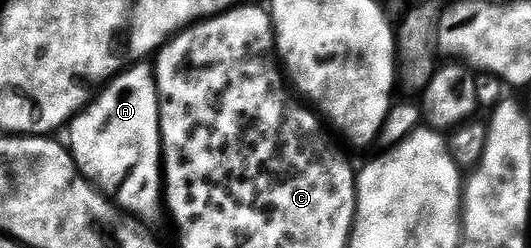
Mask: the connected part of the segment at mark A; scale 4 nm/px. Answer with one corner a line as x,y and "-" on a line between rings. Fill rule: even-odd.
131,64
120,70
113,78
102,87
103,90
92,102
88,101
70,121
67,132
69,140
67,144
78,170
86,176
87,181
100,188
103,182
120,182
115,193
118,205
128,213
147,211
155,202
158,194
161,194
162,169
156,170
147,178
147,162
155,162
162,165
162,142
159,128
159,93
155,83
155,72
150,65

